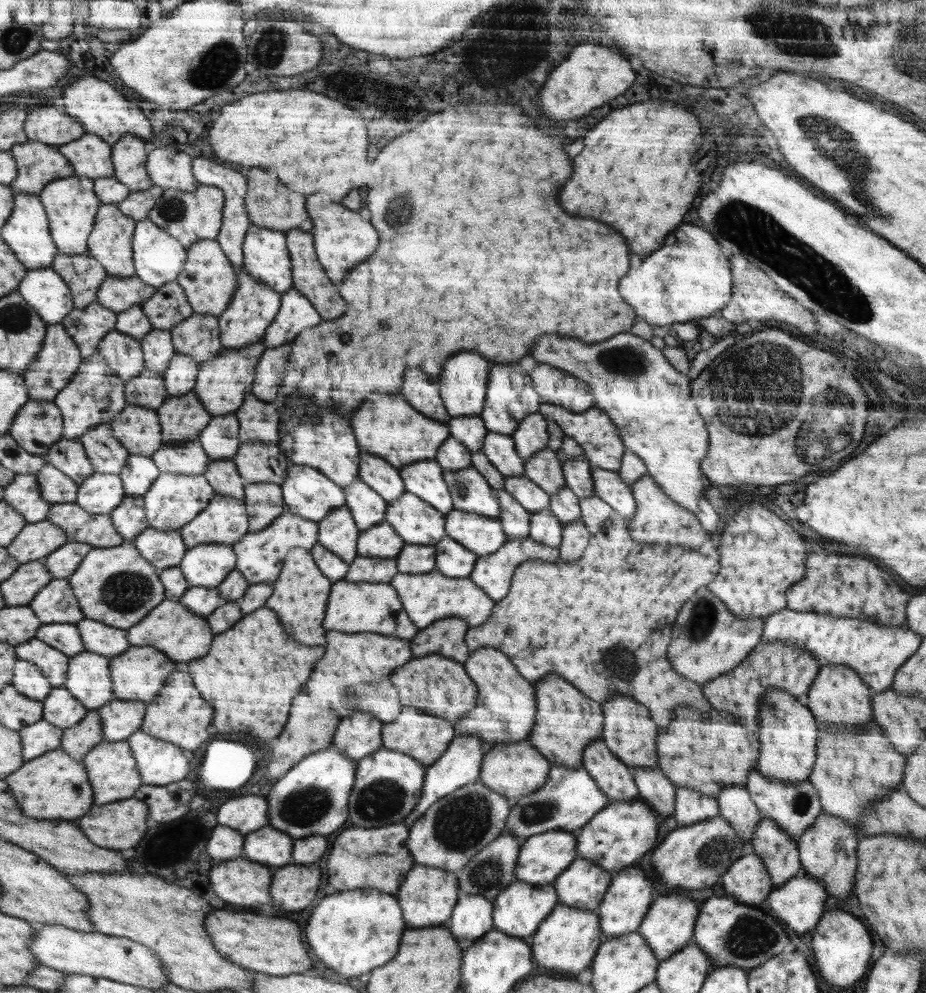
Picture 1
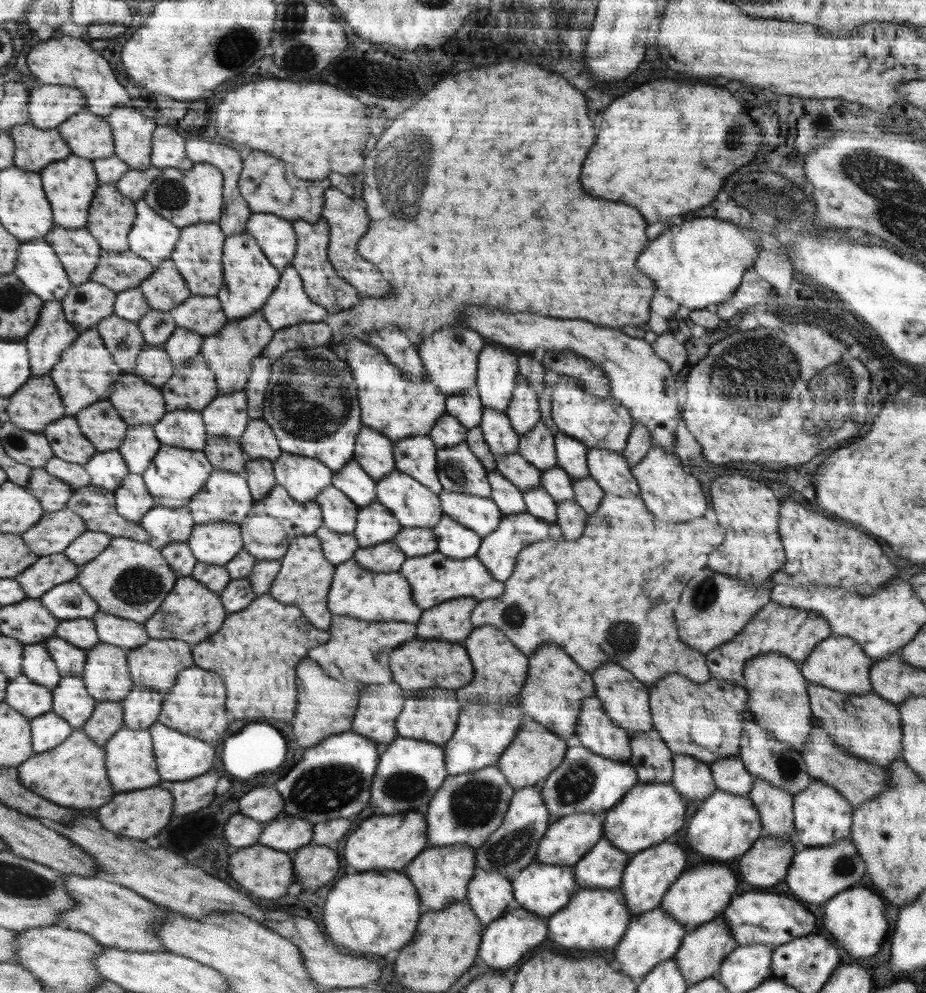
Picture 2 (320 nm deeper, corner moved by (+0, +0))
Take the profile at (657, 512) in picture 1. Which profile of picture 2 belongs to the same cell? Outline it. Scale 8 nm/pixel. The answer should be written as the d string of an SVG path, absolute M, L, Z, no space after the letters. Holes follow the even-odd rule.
M650 447L646 456L638 464L631 467L631 474L637 480L640 496L646 502L646 506L656 514L658 518L672 520L672 522L686 522L692 518L700 518L706 512L706 500L700 490L695 474L686 474L684 465L677 455L662 447Z

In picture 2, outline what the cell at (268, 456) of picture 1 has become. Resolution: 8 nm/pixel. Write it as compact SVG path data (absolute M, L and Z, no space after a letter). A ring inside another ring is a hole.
M263 418L250 420L238 443L247 458L268 459L274 462L283 452L279 439Z

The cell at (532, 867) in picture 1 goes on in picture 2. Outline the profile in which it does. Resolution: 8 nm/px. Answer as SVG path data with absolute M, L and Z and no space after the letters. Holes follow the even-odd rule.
M604 814L559 818L542 838L536 860L573 867L603 838Z

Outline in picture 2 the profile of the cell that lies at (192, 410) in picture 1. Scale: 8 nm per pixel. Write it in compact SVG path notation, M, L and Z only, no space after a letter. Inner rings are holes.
M198 353L187 365L174 370L174 376L160 387L168 411L204 410L219 395L215 372L204 355Z

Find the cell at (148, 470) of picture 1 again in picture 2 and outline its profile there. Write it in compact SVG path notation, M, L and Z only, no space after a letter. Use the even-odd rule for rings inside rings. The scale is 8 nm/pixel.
M134 425L128 428L126 437L123 438L123 444L118 449L126 461L129 472L142 474L151 465L161 448L162 443L155 434L154 426Z

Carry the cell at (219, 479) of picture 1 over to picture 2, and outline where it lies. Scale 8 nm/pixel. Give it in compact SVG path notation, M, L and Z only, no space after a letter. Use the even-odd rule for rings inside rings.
M207 437L206 448L201 450L215 469L244 474L248 461L242 447L235 440L222 437Z

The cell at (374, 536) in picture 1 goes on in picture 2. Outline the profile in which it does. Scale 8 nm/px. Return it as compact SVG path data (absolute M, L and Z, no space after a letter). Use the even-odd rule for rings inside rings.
M374 500L368 506L359 507L357 523L352 533L357 538L360 548L366 548L392 541L401 527L402 524L391 510Z

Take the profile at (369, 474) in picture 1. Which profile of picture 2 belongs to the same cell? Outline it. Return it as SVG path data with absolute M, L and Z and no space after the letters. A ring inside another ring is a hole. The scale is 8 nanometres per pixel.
M370 427L360 429L360 442L355 442L356 461L377 482L394 472L392 440Z

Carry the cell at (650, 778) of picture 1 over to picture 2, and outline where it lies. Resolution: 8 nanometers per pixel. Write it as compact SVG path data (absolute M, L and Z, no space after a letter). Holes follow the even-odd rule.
M652 729L631 737L630 748L634 770L640 783L670 783L673 777L673 752Z

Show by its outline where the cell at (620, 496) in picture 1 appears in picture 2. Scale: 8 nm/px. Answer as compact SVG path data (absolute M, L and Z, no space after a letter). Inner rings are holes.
M592 447L588 449L586 462L590 477L605 493L623 497L640 495L637 480L621 452Z

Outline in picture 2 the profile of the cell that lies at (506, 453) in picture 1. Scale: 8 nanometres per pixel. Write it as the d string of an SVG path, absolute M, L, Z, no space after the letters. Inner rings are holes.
M483 407L479 427L494 456L509 455L519 450L520 434L516 432L506 413Z

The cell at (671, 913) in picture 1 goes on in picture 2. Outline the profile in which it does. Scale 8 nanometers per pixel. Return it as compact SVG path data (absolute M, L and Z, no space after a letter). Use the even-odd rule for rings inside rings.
M720 862L700 865L689 871L684 870L664 895L660 907L667 910L680 924L682 924L686 932L692 932L692 930L698 928L698 926L720 916L723 910L730 904L731 899L738 893L736 886L738 886L739 876L738 874L734 874L734 870L734 866L732 866L732 870L728 870L728 868L722 866Z

